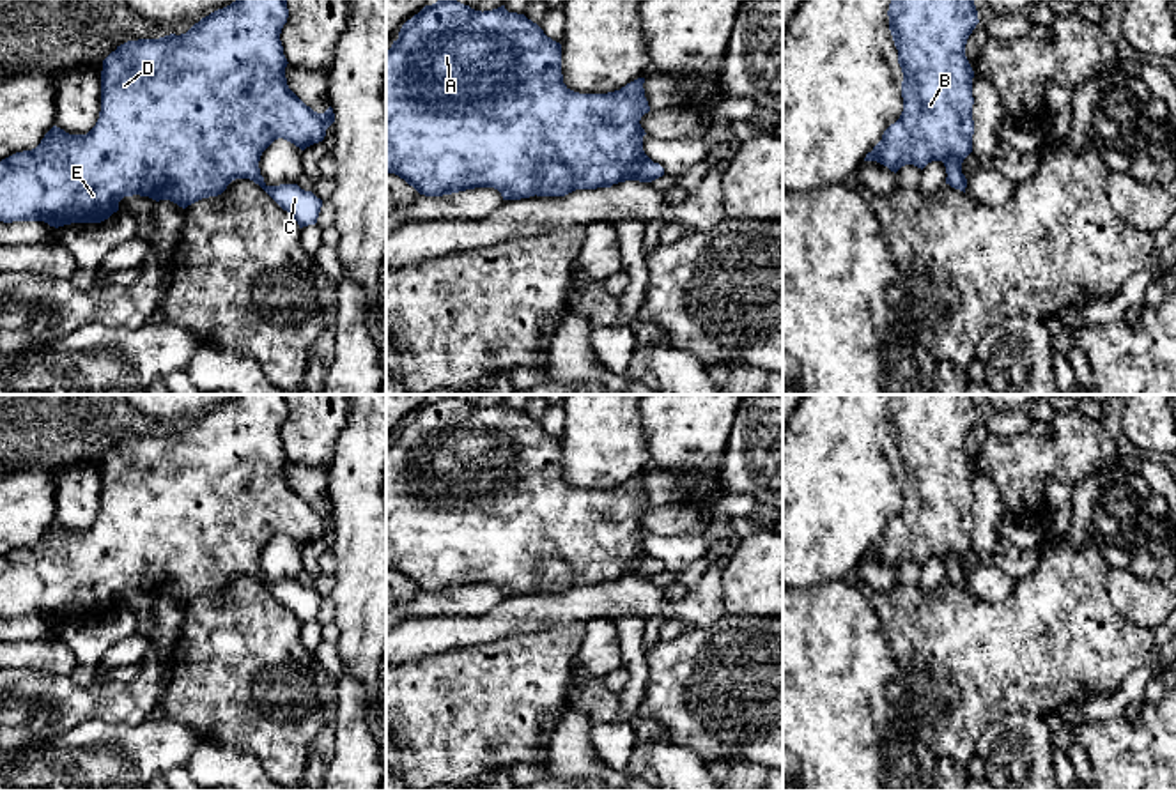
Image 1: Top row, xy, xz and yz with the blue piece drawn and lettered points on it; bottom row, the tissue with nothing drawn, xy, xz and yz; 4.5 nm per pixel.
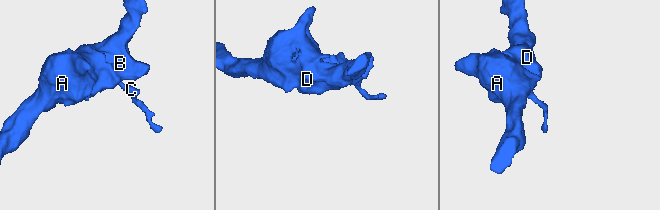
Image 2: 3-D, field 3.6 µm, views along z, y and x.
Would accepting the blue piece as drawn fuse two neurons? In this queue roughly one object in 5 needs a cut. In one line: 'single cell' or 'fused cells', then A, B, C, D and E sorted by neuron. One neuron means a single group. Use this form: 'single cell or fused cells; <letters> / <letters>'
single cell; A B C D E

